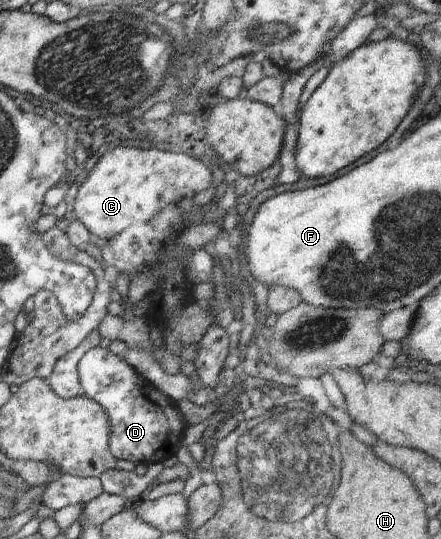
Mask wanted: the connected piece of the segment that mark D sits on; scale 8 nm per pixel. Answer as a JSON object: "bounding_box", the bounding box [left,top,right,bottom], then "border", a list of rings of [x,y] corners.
{"bounding_box":[77,346,186,465],"border":[[[97,346],[81,357],[77,372],[85,392],[84,396],[98,402],[108,414],[111,429],[109,448],[116,459],[149,465],[177,454],[178,443],[181,442],[186,427],[185,419],[179,415],[176,402],[143,379],[127,361],[115,356],[108,349]]]}

